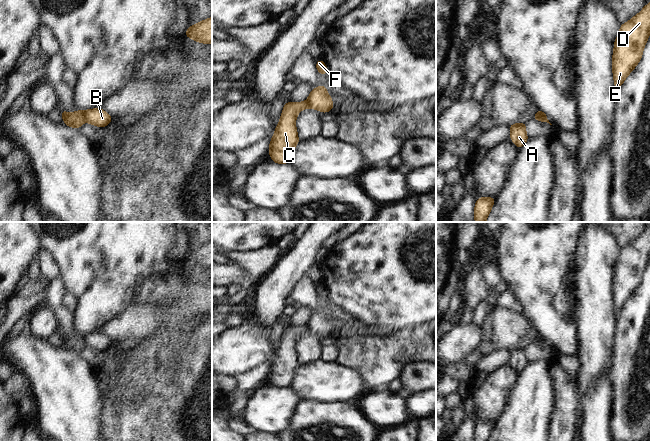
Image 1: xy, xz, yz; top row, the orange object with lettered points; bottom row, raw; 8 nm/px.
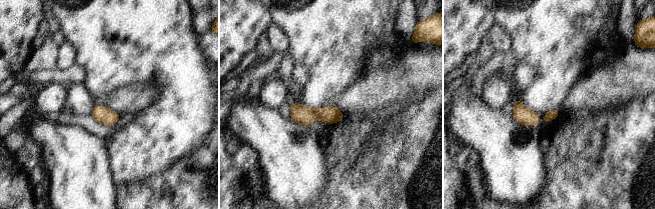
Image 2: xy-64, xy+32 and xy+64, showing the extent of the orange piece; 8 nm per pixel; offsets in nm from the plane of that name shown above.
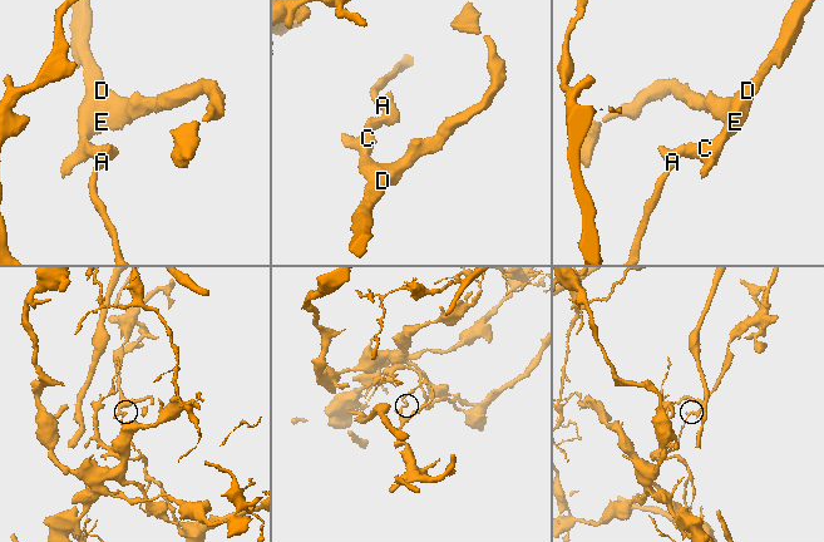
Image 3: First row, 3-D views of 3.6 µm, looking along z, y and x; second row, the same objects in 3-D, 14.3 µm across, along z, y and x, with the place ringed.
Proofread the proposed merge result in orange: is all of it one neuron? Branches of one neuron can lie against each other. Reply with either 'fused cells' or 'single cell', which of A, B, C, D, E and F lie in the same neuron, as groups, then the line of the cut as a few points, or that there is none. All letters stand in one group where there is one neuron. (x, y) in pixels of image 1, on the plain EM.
fused cells; A B F / C D E; cut in xy along (82, 335), (84, 344)

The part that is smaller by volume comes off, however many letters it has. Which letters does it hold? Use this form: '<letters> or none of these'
C, D, E

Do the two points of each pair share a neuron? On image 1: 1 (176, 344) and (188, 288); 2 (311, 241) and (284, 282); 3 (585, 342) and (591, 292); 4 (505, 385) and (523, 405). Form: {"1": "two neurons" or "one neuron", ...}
{"1": "two neurons", "2": "one neuron", "3": "one neuron", "4": "two neurons"}

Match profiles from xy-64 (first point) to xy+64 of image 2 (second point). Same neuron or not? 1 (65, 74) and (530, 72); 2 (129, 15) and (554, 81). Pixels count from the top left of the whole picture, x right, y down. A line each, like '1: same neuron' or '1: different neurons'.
1: same neuron
2: same neuron

